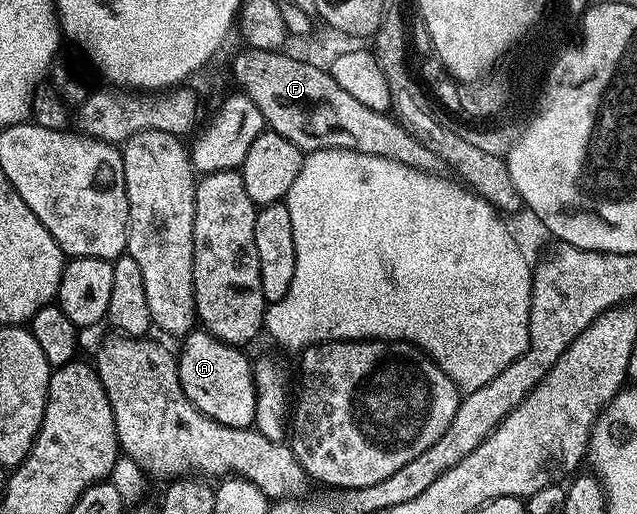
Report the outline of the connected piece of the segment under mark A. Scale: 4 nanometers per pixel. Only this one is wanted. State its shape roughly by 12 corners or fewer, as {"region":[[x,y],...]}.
{"region":[[191,331],[177,354],[184,395],[248,429],[257,393],[241,348]]}

